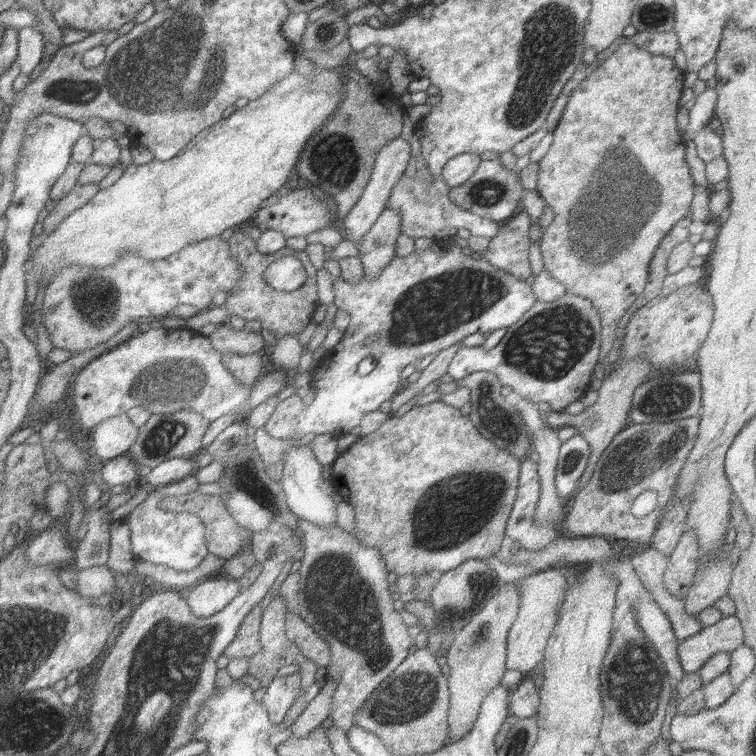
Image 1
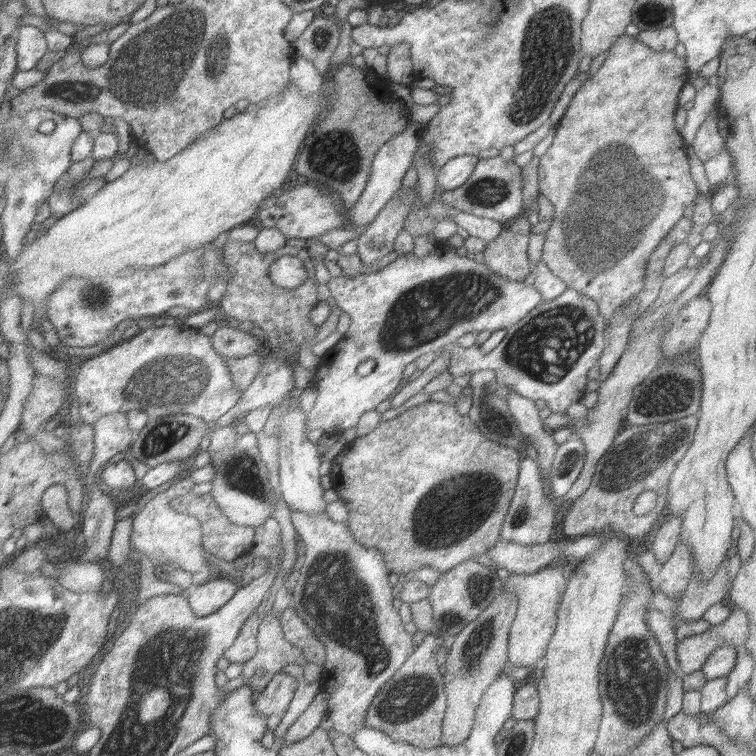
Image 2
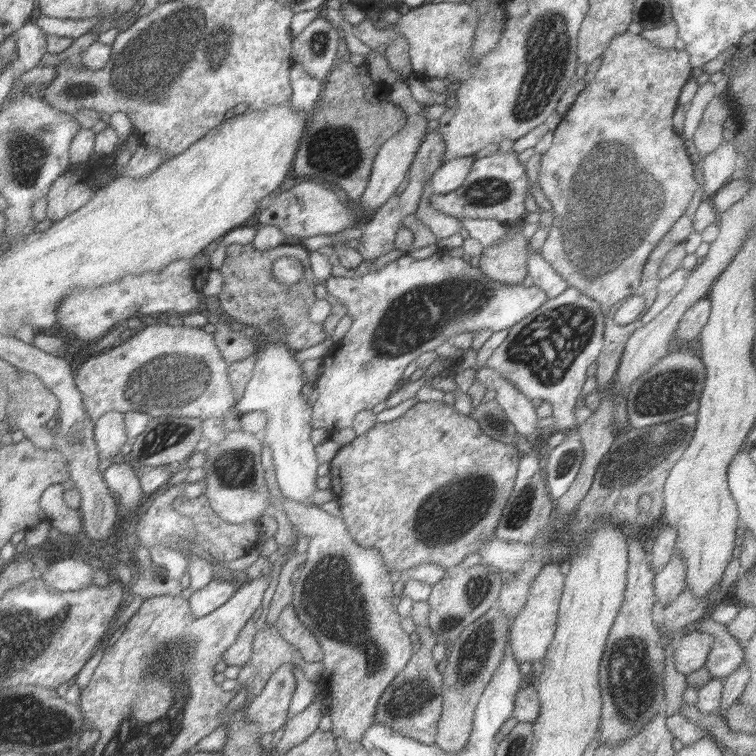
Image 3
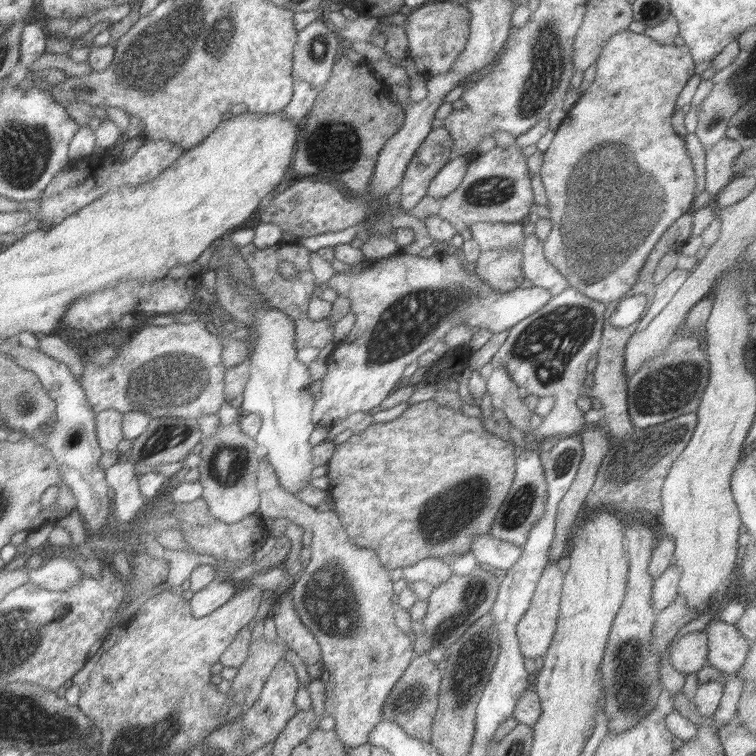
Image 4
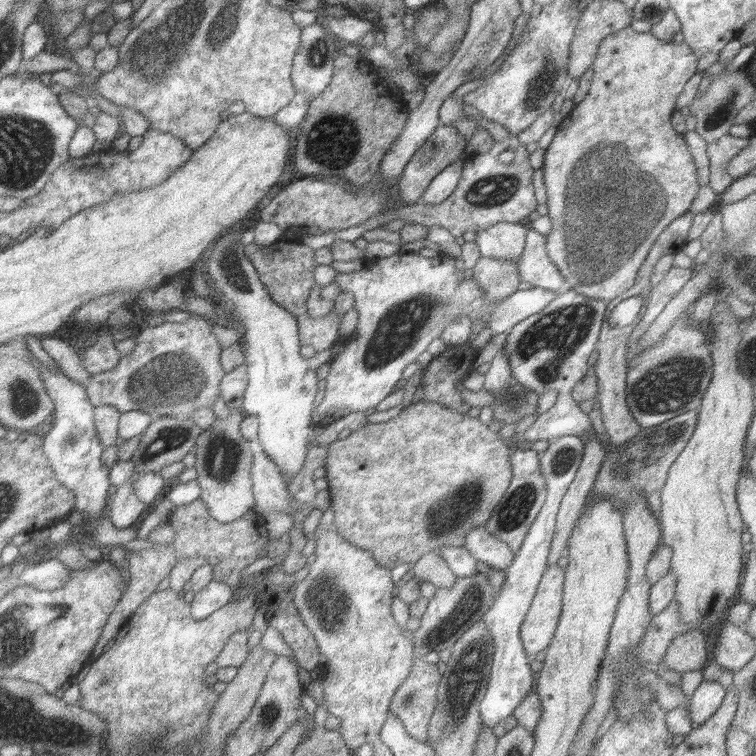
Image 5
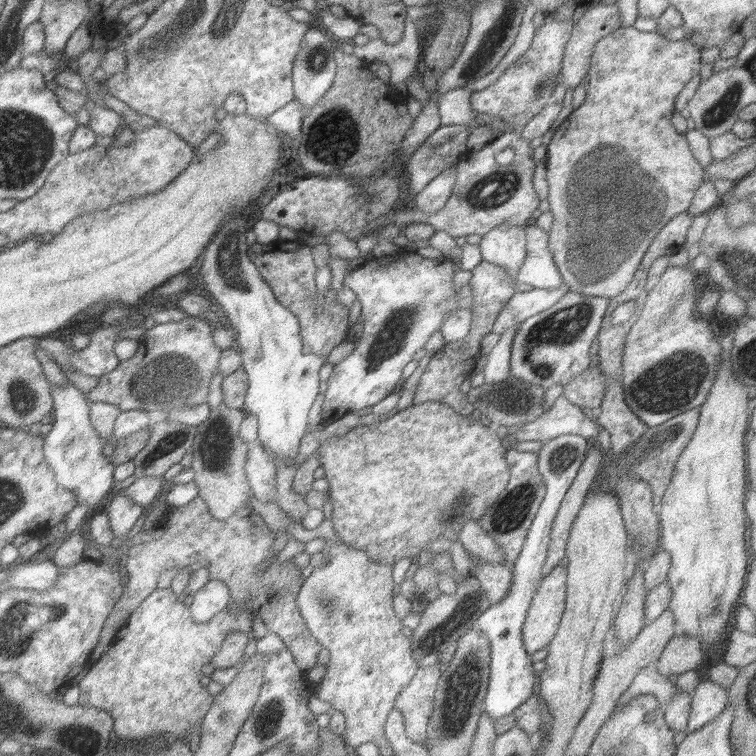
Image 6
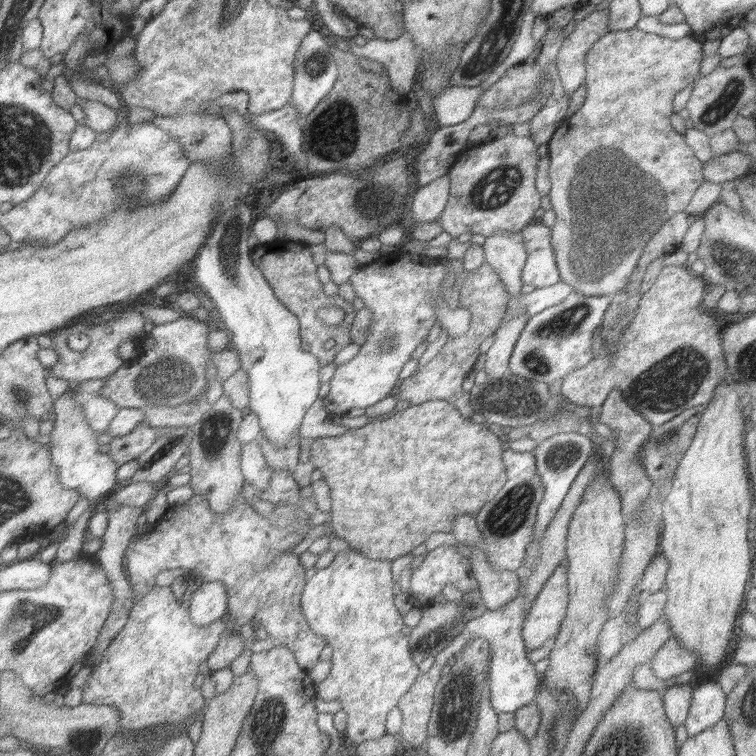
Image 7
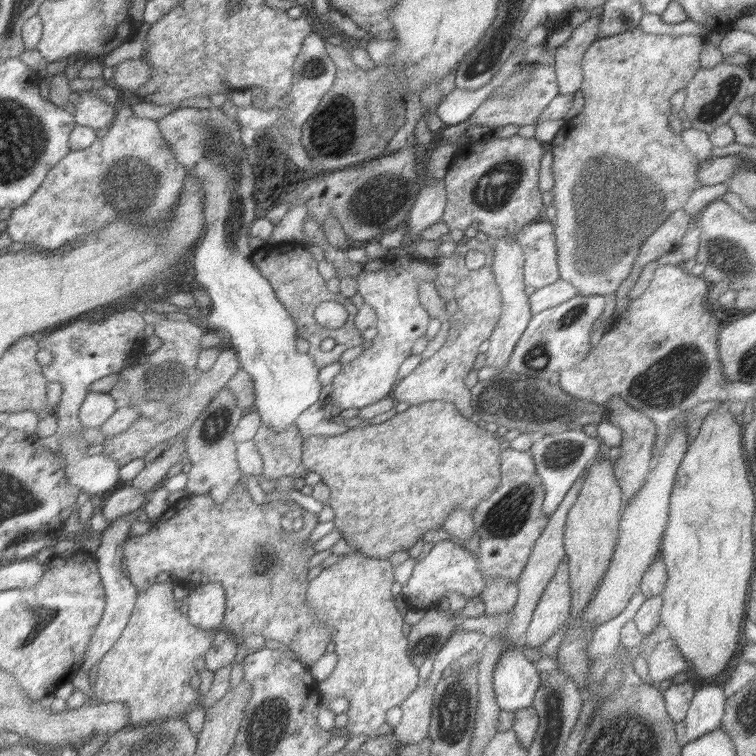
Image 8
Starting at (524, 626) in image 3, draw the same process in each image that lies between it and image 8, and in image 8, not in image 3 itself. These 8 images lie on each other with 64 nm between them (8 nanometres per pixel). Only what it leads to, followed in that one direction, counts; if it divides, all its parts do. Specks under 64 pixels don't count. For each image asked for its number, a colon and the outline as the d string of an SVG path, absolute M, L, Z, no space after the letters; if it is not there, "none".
4: M547 564L541 580L537 582L537 590L533 594L531 606L521 618L517 626L517 636L521 642L521 652L527 656L527 660L535 660L537 656L545 656L545 650L549 650L553 642L553 634L557 632L557 622L559 622L559 612L561 612L561 598L563 598L563 582L565 574L557 568L557 564Z
5: M547 566L531 608L521 626L521 642L525 650L535 658L549 648L561 614L563 614L563 588L565 588L565 568Z
6: M555 566L539 584L525 618L525 650L533 654L545 648L557 634L565 614L567 568Z
7: M559 566L549 580L543 584L541 594L531 606L531 612L525 618L525 648L535 650L543 646L545 640L555 640L561 632L561 624L567 616L569 604L569 586L567 586L569 570Z
8: M559 564L555 576L547 584L539 604L531 616L529 628L523 636L527 650L545 644L557 630L565 626L571 610L571 584L569 584L569 564Z

